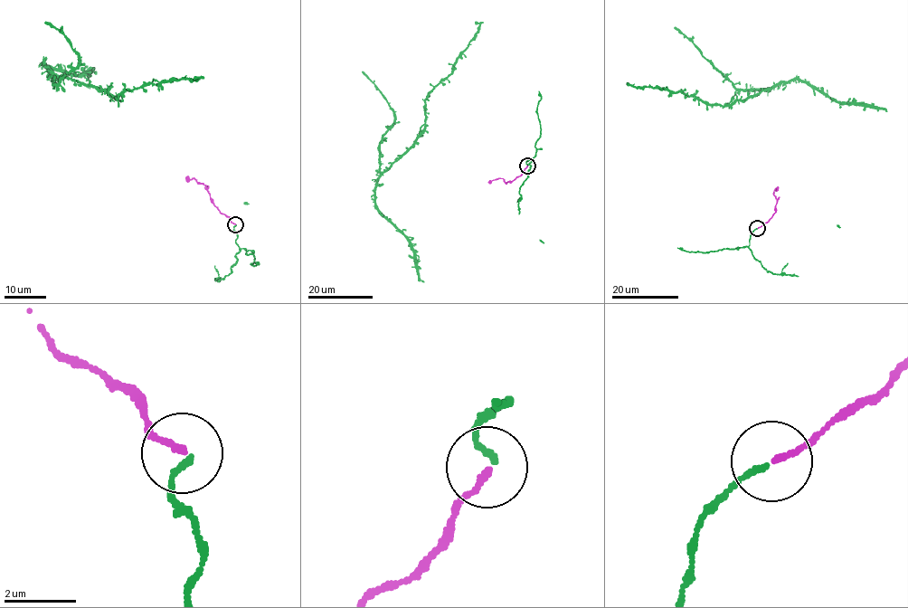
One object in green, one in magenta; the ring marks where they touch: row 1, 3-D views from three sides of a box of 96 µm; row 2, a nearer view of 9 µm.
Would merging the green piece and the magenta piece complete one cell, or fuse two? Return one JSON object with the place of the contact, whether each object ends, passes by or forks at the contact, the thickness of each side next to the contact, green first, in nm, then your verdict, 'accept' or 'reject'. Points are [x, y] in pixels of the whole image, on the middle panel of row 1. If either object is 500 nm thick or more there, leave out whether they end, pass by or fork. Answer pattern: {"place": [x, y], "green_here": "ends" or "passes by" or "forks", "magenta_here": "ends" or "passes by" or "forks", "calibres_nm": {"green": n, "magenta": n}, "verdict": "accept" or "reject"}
{"place": [527, 166], "green_here": "ends", "magenta_here": "ends", "calibres_nm": {"green": 160, "magenta": 160}, "verdict": "accept"}

